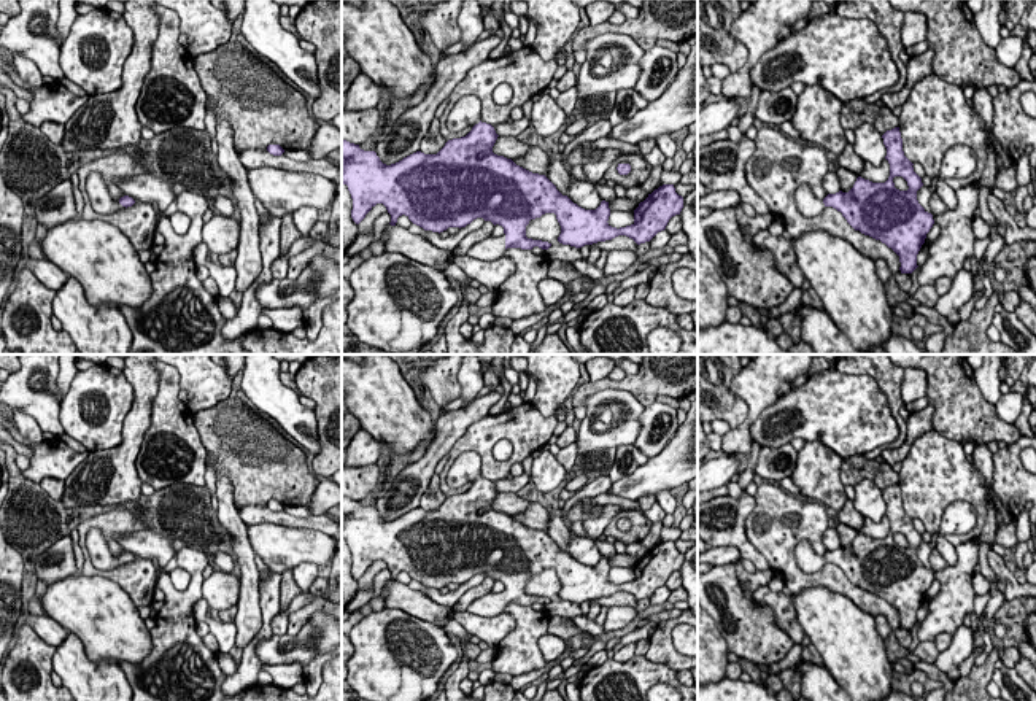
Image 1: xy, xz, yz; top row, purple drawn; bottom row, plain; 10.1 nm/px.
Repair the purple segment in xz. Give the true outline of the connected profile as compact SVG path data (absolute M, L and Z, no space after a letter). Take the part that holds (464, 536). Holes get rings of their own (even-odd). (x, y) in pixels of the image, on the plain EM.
M464 451L451 464L446 485L459 488L470 483L472 486L466 493L448 496L437 510L416 507L391 521L383 520L375 507L364 507L359 501L342 496L342 539L348 542L353 555L353 577L359 580L377 560L386 563L391 571L391 582L396 582L397 574L405 571L413 580L439 590L448 583L466 583L474 575L483 574L494 582L502 582L504 590L501 593L491 591L474 601L467 612L496 617L505 612L507 604L532 606L539 602L548 606L551 599L526 593L529 577L545 569L556 571L561 582L559 599L582 604L618 591L626 591L637 601L650 598L683 564L683 553L675 548L674 540L663 540L639 560L631 582L612 583L607 579L609 558L602 556L596 566L585 566L562 552L545 531L532 529L512 515L494 510L493 502L499 491L491 480L481 478L480 474L480 455Z

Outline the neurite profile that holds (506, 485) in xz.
M523 472L513 478L502 478L493 482L499 493L518 493L524 485L531 482L531 475Z

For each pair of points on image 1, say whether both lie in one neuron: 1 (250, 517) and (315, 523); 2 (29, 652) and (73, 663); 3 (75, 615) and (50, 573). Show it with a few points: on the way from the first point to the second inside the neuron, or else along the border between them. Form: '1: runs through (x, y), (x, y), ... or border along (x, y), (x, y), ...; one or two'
1: runs through (266, 517), (299, 522); one
2: border along (30, 625), (54, 647), (53, 670); two
3: border along (75, 573), (48, 585); two

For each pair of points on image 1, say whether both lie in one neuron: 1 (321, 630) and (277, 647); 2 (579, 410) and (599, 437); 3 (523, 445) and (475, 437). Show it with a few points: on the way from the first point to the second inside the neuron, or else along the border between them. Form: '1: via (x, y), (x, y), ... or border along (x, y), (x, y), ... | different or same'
1: via (310, 641), (304, 647), (288, 647) | same
2: border along (607, 388), (591, 393), (583, 401), (582, 420) | different
3: via (512, 434), (487, 433) | same

